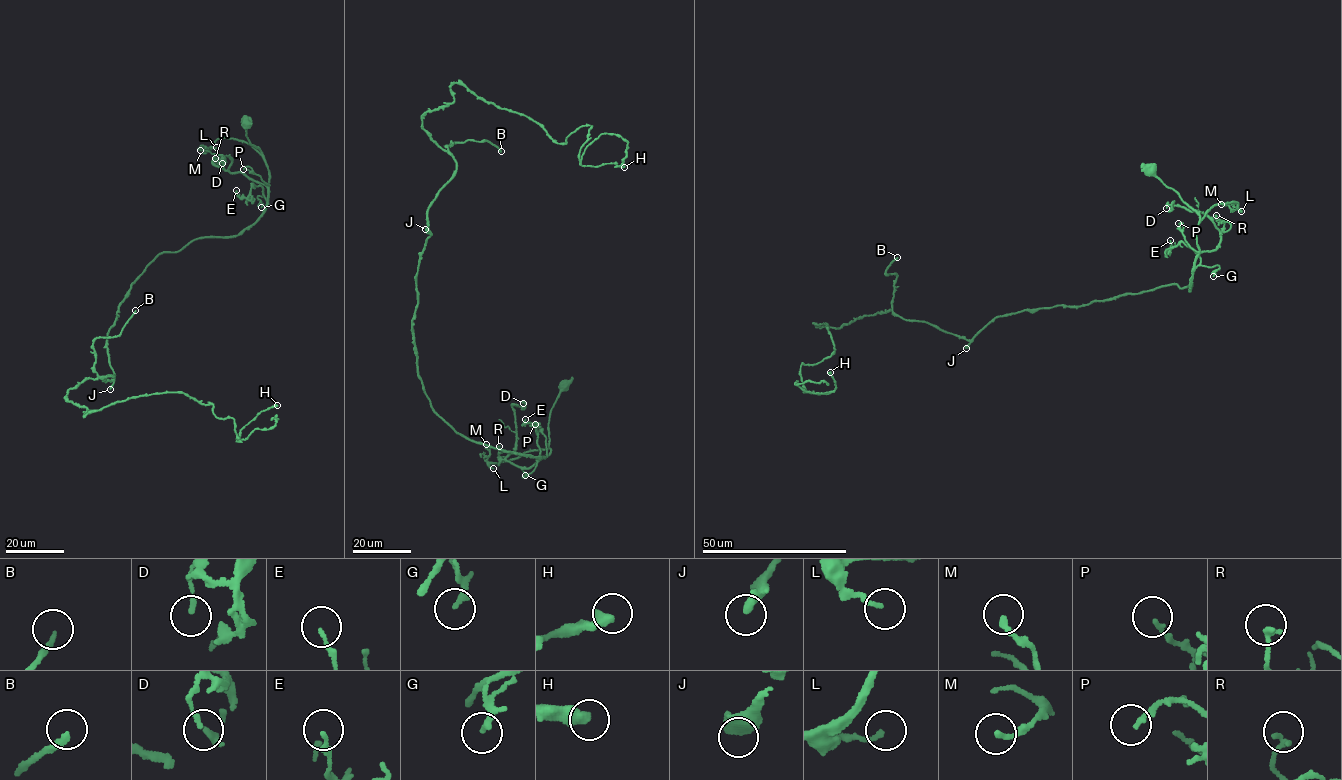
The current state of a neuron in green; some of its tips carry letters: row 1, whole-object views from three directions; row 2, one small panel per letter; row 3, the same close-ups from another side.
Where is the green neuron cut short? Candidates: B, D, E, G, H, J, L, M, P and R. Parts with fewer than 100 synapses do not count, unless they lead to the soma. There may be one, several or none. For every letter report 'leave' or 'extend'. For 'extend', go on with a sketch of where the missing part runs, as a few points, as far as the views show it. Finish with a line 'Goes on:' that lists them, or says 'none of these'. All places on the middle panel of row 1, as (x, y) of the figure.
B: extend; course (501, 151), (525, 157), (527, 169), (515, 179), (545, 175), (558, 164), (566, 129), (579, 147), (567, 167)
D: leave
E: leave
G: leave
H: leave
J: leave
L: leave
M: leave
P: leave
R: leave
Goes on: B

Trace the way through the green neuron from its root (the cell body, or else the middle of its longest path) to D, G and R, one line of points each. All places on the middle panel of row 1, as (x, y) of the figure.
D: (564, 387), (548, 424), (550, 452), (528, 468), (505, 459), (516, 437), (513, 405), (523, 403)
G: (564, 387), (552, 406), (548, 424), (550, 452), (525, 475)
R: (564, 387), (548, 424), (548, 455), (522, 468), (498, 458), (499, 446)

